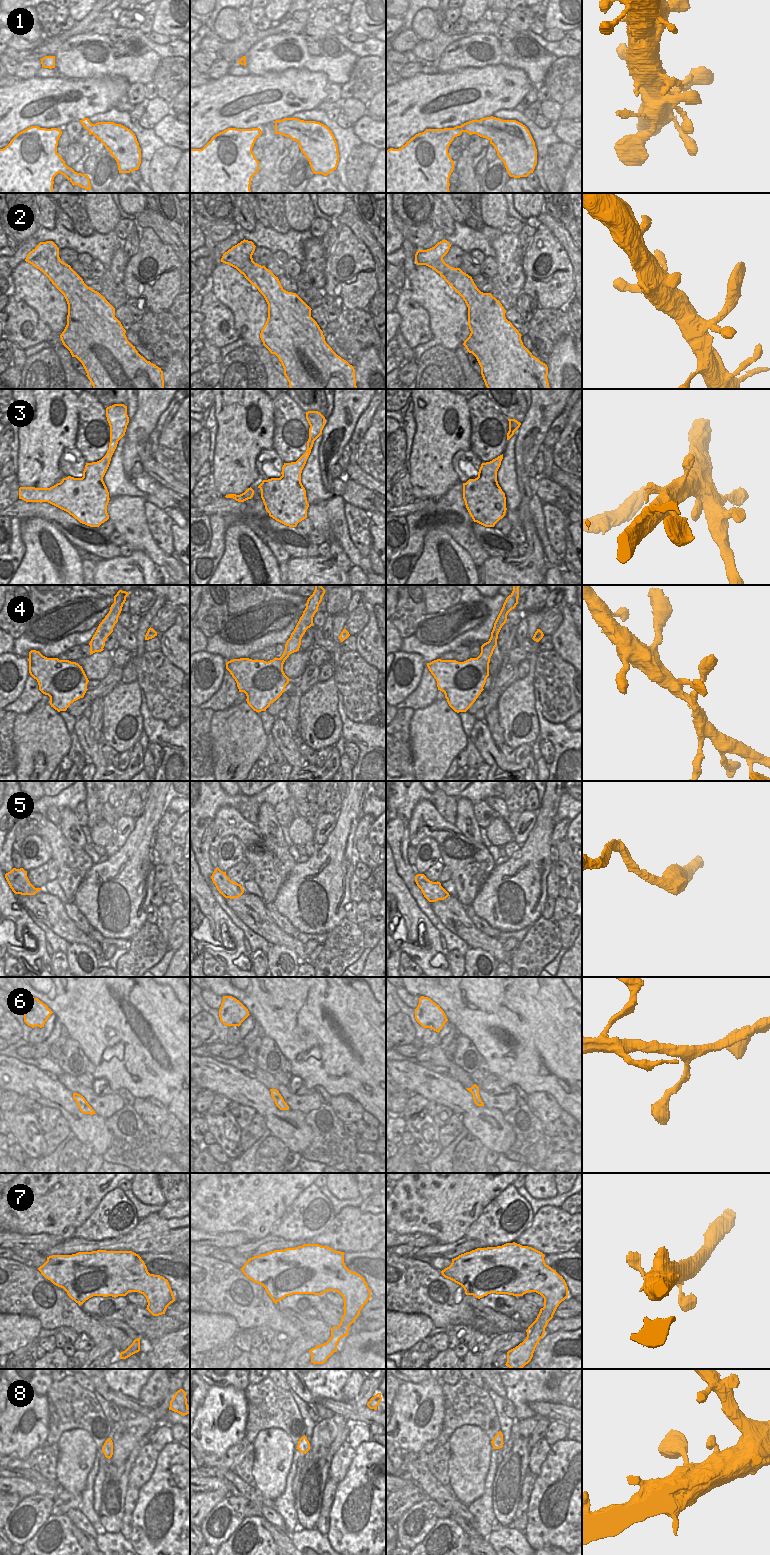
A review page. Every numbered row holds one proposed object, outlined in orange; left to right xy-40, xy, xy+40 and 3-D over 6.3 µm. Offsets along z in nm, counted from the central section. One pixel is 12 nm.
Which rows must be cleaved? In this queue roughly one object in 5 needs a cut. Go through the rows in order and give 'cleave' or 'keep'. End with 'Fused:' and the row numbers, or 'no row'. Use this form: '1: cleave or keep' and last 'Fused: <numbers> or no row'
1: keep
2: keep
3: keep
4: keep
5: keep
6: keep
7: keep
8: keep
Fused: no row

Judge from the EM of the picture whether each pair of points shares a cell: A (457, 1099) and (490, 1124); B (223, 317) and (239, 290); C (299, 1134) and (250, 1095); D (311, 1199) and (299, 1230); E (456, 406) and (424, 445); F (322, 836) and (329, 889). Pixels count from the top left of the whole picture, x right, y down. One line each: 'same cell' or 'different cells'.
A: same cell
B: different cells
C: same cell
D: same cell
E: same cell
F: different cells

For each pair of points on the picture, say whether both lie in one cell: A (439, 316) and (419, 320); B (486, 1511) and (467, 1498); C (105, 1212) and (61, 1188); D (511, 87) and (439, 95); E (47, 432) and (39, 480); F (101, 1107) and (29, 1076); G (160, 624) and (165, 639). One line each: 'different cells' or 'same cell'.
A: different cells
B: different cells
C: different cells
D: same cell
E: same cell
F: different cells
G: different cells

